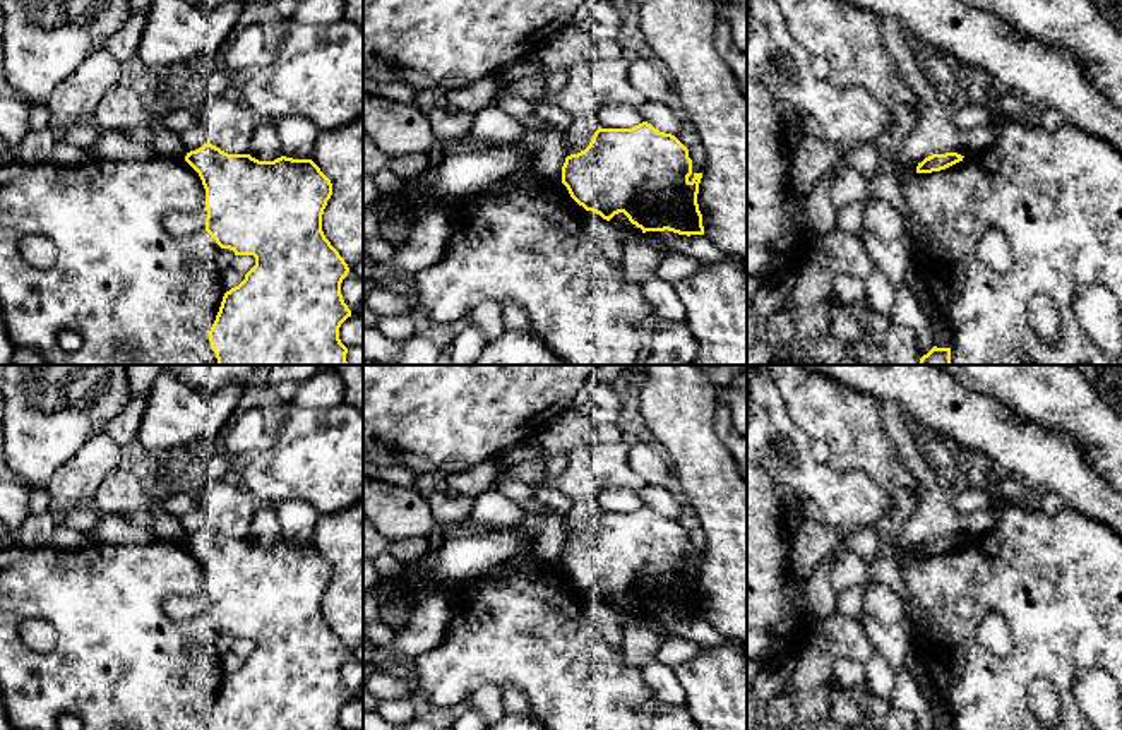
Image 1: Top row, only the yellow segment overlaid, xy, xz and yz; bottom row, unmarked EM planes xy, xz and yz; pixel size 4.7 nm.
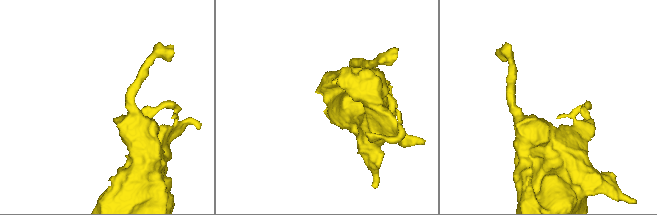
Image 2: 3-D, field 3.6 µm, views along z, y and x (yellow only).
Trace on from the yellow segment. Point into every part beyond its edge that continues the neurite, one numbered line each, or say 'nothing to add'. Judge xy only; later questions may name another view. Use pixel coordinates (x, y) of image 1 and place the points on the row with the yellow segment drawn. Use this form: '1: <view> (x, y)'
nothing to add

